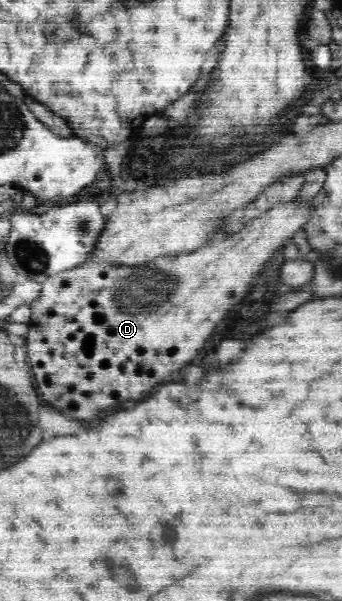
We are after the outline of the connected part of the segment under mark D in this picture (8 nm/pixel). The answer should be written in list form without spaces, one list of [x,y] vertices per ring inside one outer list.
[[[296,198],[292,202],[288,202],[288,204],[278,204],[278,206],[274,206],[271,210],[264,212],[266,216],[262,216],[260,220],[258,220],[258,217],[253,218],[250,222],[246,223],[245,228],[234,233],[234,236],[228,236],[225,240],[218,241],[216,246],[206,244],[204,248],[199,248],[196,252],[188,251],[182,254],[182,256],[159,255],[158,258],[151,259],[150,262],[138,263],[136,265],[114,265],[114,263],[110,265],[108,262],[96,259],[95,261],[87,261],[80,266],[48,277],[42,283],[42,290],[38,298],[25,302],[31,310],[31,320],[27,323],[29,331],[25,337],[26,360],[31,368],[32,376],[37,382],[42,402],[63,412],[74,420],[85,422],[89,421],[90,418],[96,418],[98,414],[102,414],[102,410],[117,409],[118,406],[129,404],[133,401],[140,401],[141,398],[146,398],[147,394],[152,393],[162,382],[171,380],[174,374],[178,374],[182,366],[186,366],[198,354],[198,350],[210,338],[210,334],[214,332],[216,324],[224,318],[224,314],[234,304],[238,304],[244,296],[247,296],[246,292],[248,292],[252,280],[264,268],[264,264],[272,256],[272,252],[276,248],[280,249],[282,244],[284,244],[284,240],[292,238],[301,229],[303,224],[307,222],[307,218],[311,214],[310,206],[311,200],[297,202]]]

